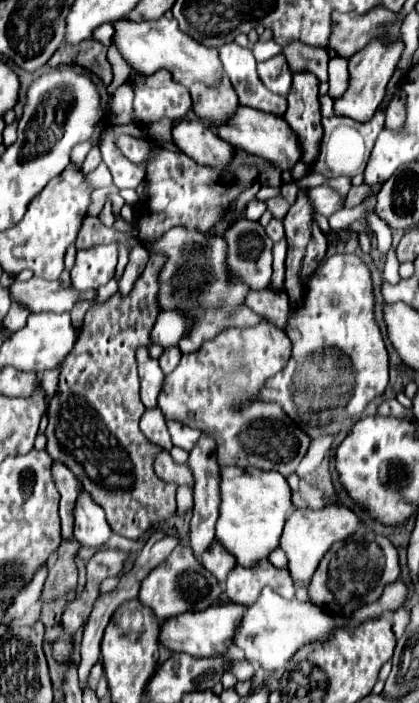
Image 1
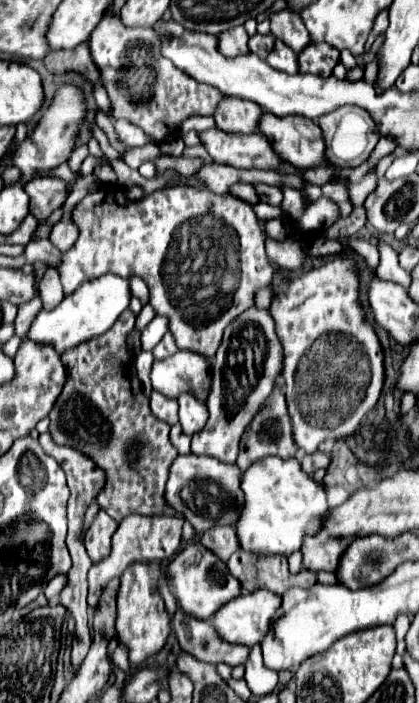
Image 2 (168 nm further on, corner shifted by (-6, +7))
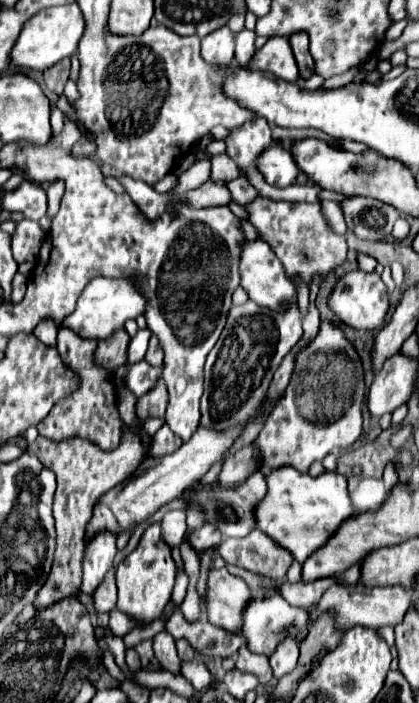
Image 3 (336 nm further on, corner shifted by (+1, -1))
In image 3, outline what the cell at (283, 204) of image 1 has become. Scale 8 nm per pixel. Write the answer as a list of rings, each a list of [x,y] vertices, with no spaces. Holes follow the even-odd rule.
[[[243,176],[237,178],[237,180],[233,180],[233,182],[229,182],[227,188],[229,188],[233,200],[237,204],[243,204],[243,206],[251,204],[251,200],[255,200],[255,196],[259,196],[259,192],[255,190],[255,186],[247,178],[243,178]]]

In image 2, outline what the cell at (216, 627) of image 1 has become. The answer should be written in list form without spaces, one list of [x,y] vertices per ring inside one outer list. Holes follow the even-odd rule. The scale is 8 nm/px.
[[[260,588],[258,592],[244,592],[242,596],[230,600],[230,604],[222,606],[222,610],[218,610],[210,622],[216,626],[216,630],[220,632],[220,636],[226,642],[232,644],[244,644],[244,646],[254,646],[260,644],[266,636],[266,632],[270,630],[270,624],[274,622],[274,614],[280,608],[282,598],[278,594],[272,594],[270,590]]]

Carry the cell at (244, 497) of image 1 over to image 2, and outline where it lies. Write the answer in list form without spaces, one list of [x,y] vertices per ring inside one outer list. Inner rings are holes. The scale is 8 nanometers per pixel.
[[[268,456],[252,464],[242,476],[242,490],[246,496],[236,534],[240,546],[254,554],[284,554],[290,556],[302,548],[304,538],[316,536],[330,510],[322,482],[316,482],[300,468],[296,458]]]

